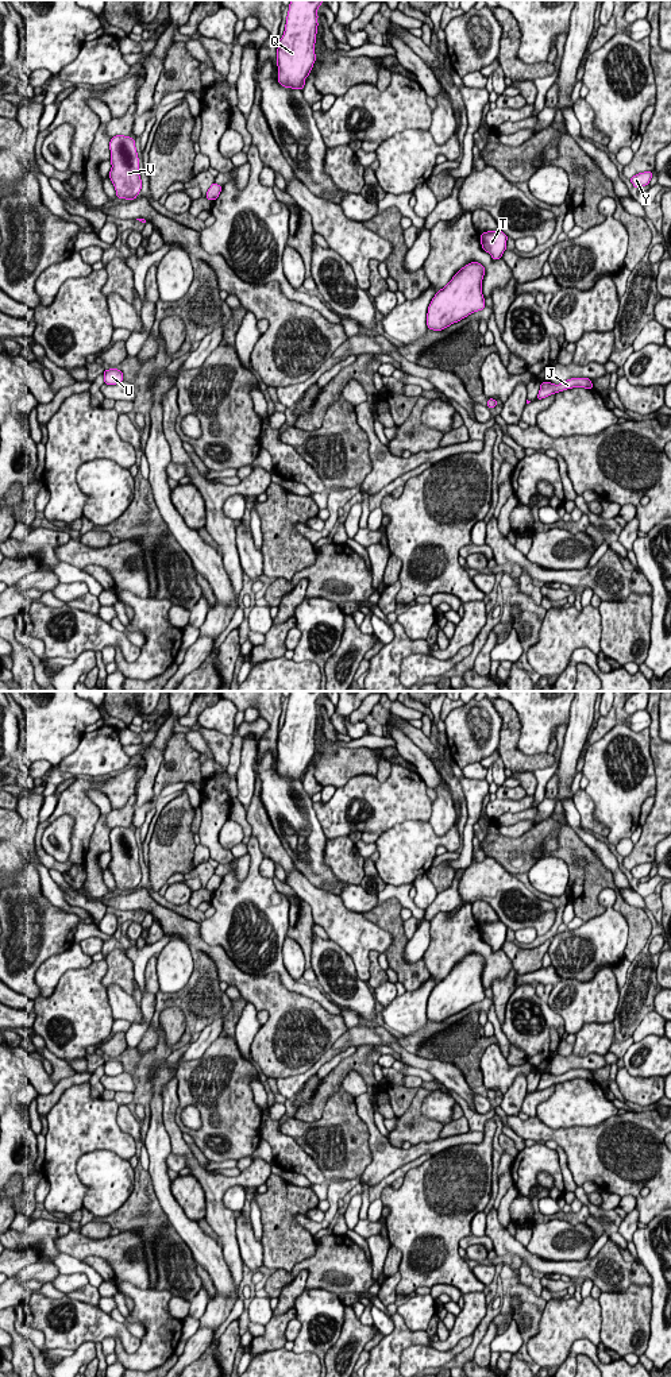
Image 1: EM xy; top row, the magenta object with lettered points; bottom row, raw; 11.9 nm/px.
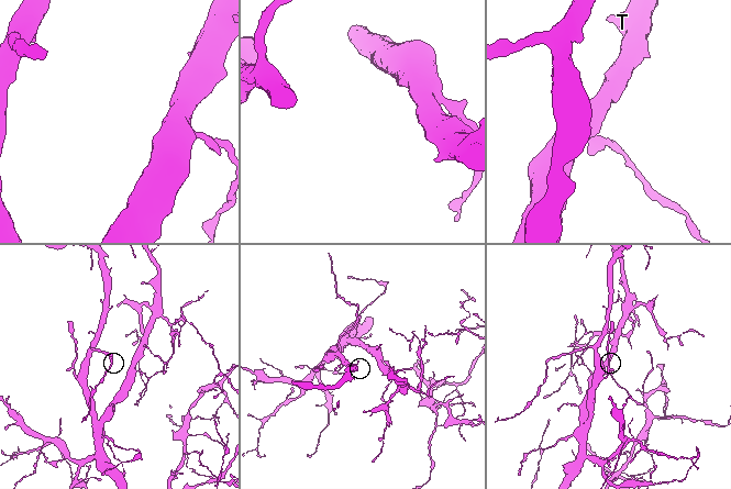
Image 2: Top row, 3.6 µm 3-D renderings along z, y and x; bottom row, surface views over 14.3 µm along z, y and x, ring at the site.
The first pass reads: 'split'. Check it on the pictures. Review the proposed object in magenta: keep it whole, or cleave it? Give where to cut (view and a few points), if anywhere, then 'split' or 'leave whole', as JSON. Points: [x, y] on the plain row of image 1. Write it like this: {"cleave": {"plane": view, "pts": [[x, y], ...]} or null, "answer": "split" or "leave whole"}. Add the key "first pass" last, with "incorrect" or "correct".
{"cleave": null, "answer": "leave whole", "first pass": "incorrect"}

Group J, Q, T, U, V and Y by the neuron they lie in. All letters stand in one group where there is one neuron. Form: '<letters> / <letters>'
J Q T U V Y

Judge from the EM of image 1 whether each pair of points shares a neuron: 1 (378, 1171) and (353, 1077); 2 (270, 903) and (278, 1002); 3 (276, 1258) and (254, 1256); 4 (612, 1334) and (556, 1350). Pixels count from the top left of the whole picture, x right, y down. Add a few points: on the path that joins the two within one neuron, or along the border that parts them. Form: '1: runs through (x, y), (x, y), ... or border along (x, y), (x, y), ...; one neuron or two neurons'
1: border along (366, 1091), (355, 1098); two neurons
2: border along (243, 971), (276, 972), (289, 990), (299, 992); two neurons
3: border along (259, 1242), (263, 1264); two neurons
4: border along (600, 1306), (601, 1342); two neurons

